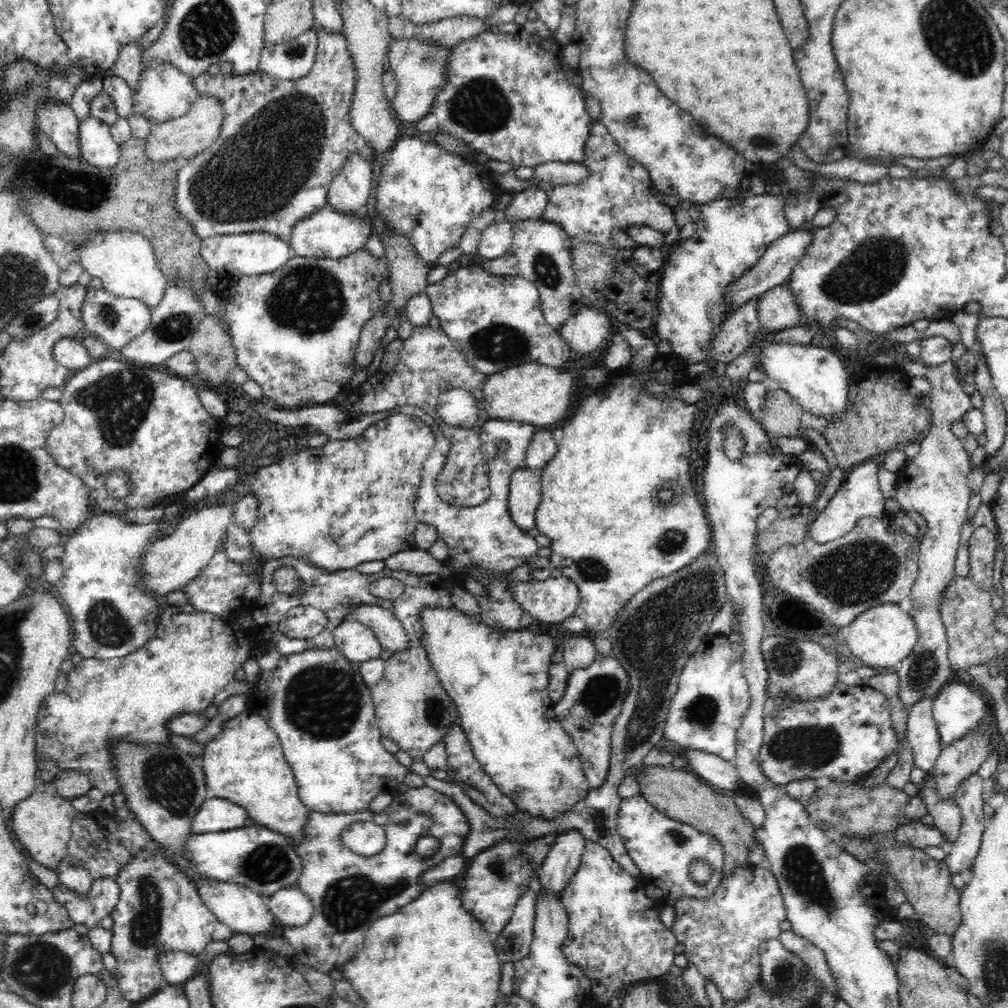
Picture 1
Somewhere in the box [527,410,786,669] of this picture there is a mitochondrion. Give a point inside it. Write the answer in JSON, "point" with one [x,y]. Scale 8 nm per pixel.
{"point":[593,569]}

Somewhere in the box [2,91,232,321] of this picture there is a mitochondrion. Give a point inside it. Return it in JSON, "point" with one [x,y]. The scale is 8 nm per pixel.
{"point":[78,188]}

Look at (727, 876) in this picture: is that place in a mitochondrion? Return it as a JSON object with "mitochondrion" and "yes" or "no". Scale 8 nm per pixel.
{"mitochondrion":"no"}

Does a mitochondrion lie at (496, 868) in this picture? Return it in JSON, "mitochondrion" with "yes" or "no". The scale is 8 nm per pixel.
{"mitochondrion":"yes"}

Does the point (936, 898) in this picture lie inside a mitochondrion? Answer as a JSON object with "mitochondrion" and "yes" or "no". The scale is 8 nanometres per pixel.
{"mitochondrion":"no"}

